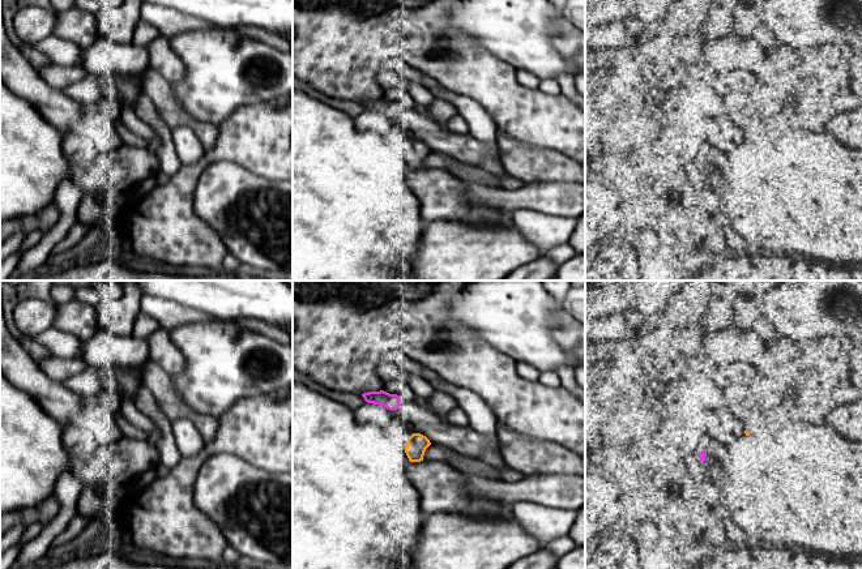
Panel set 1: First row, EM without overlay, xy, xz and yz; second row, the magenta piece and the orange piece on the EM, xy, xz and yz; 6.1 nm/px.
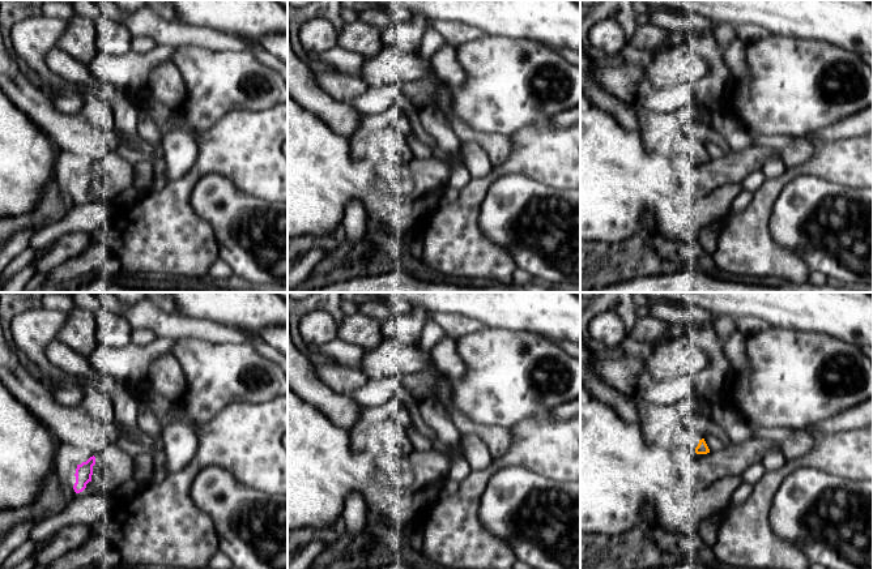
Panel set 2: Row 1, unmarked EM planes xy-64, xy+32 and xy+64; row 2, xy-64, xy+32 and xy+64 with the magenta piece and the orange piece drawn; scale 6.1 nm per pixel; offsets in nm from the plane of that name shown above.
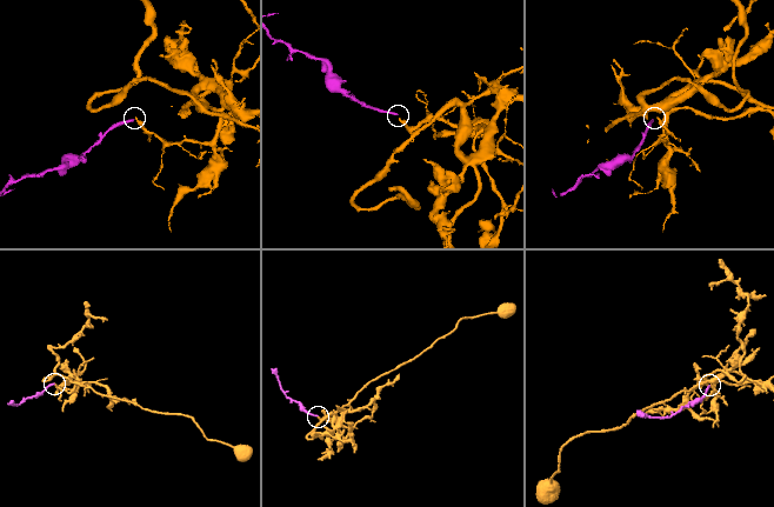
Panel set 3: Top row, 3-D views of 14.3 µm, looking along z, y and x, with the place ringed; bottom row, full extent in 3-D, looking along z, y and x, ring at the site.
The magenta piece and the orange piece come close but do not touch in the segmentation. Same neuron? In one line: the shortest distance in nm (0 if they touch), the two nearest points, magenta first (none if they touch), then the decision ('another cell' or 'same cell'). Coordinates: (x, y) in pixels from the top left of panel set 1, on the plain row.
180 nm apart; from magenta across xz (396, 116), (413, 141); another cell

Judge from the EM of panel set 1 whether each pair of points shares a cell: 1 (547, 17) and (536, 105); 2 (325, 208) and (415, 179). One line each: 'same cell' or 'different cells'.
1: different cells
2: different cells

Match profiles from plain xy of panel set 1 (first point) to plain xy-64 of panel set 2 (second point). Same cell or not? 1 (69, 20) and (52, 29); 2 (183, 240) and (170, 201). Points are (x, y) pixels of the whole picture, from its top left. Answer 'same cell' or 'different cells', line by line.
1: different cells
2: same cell

